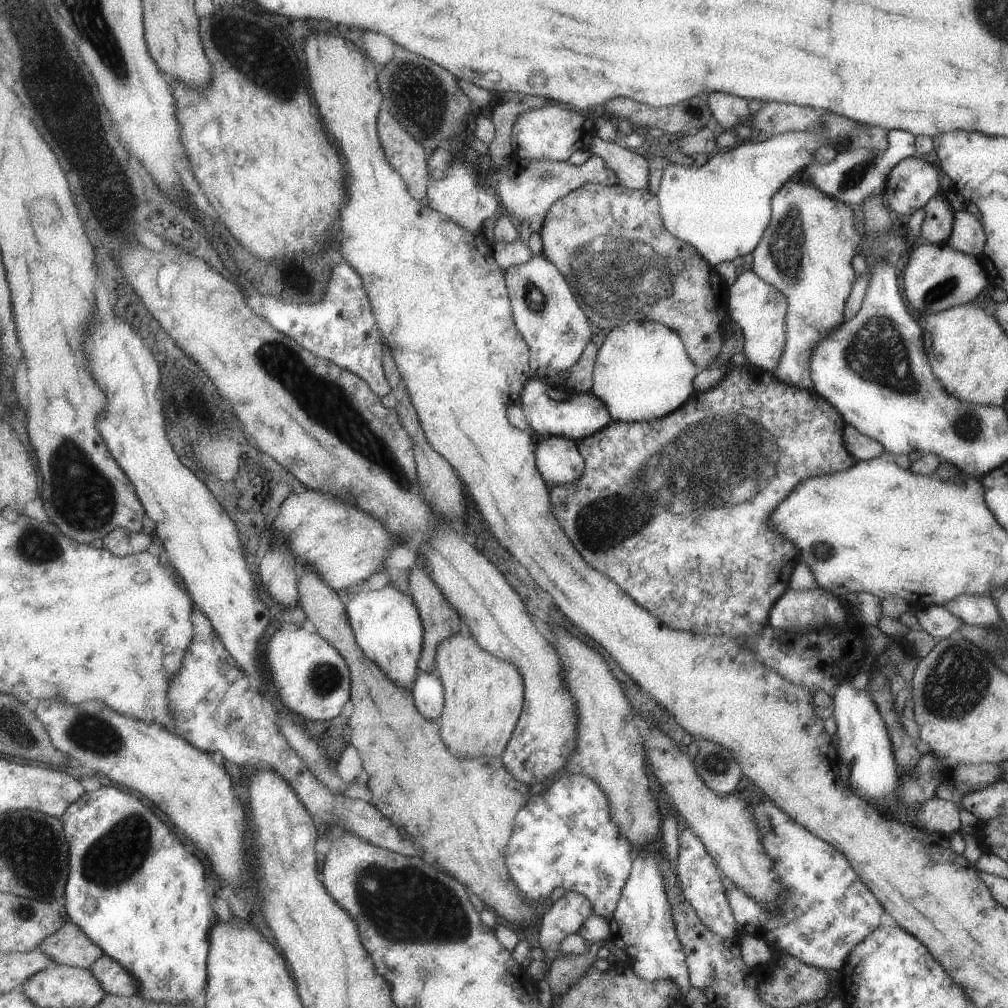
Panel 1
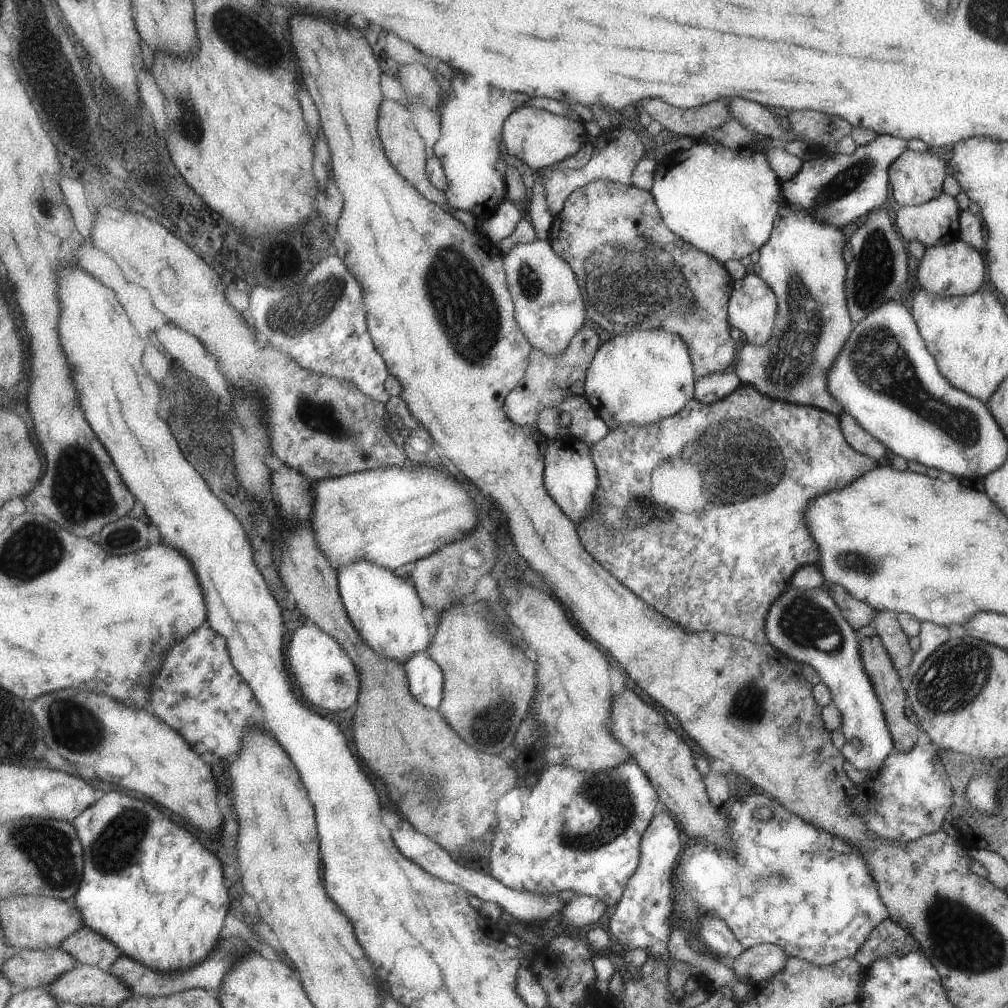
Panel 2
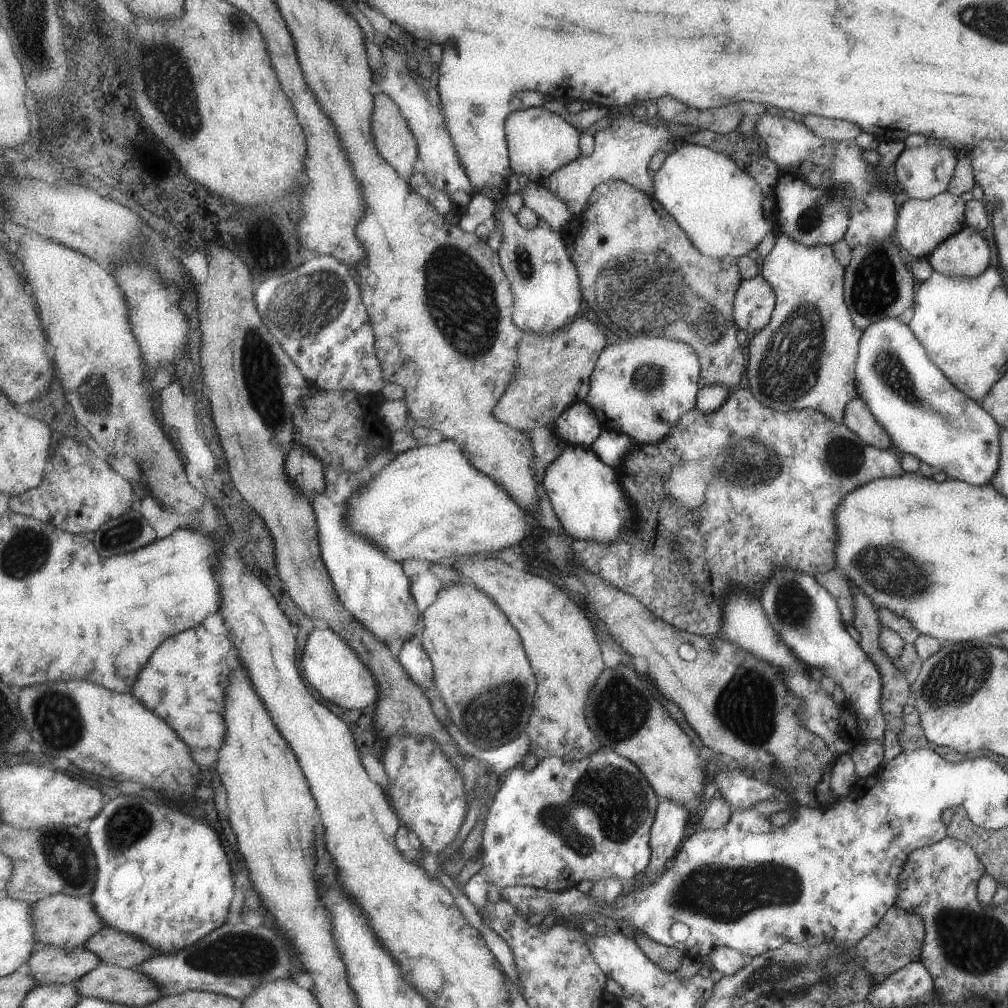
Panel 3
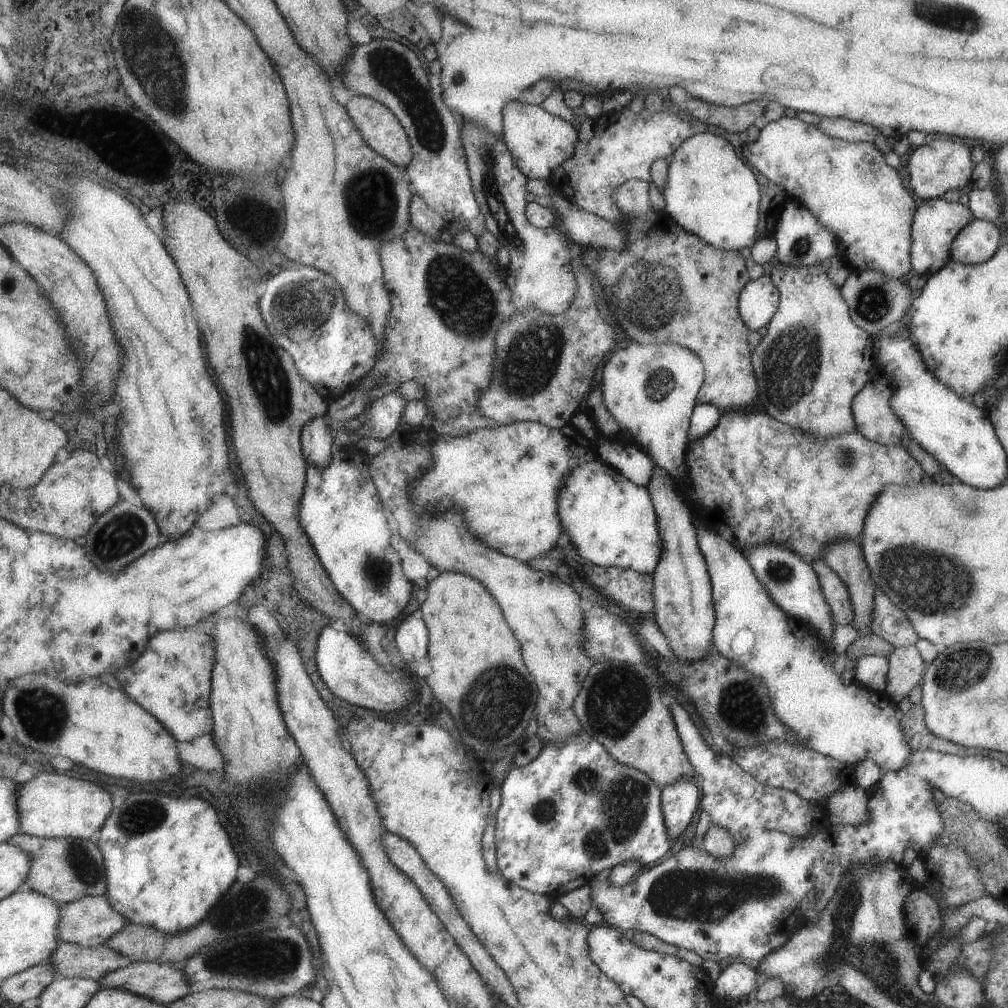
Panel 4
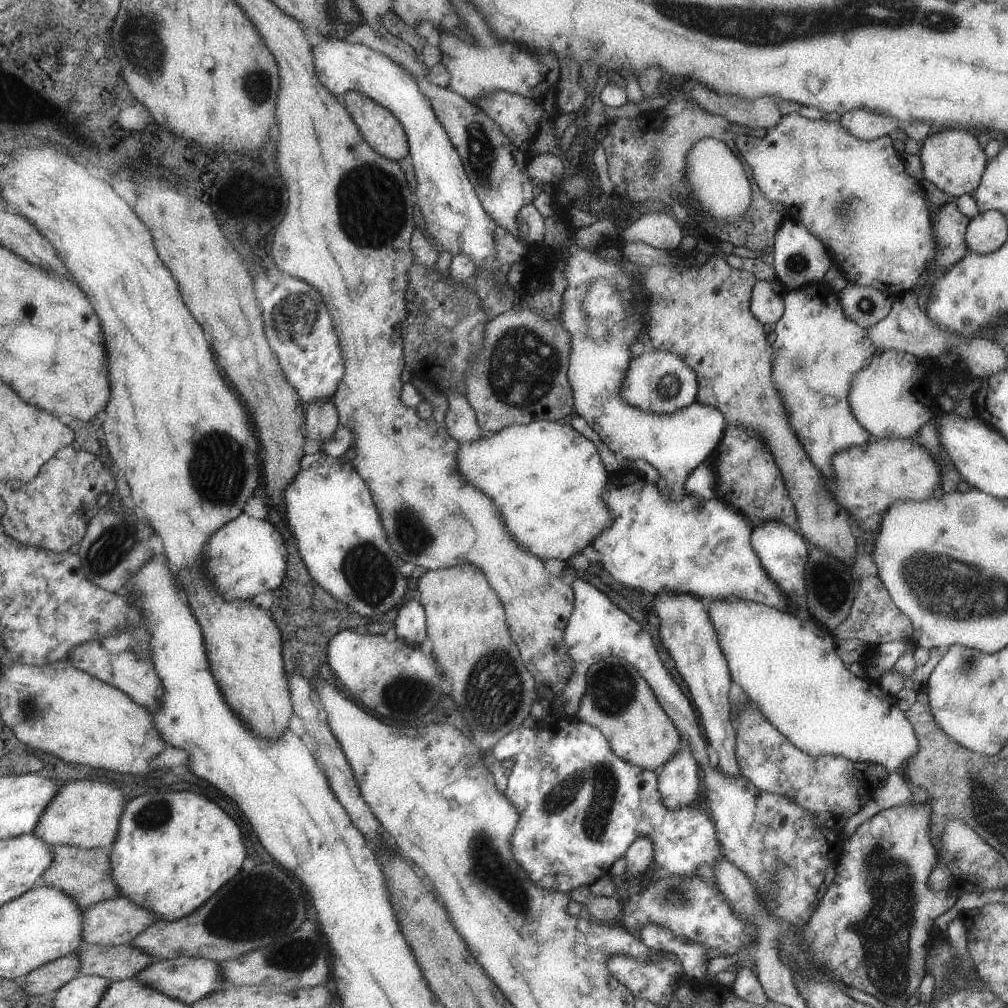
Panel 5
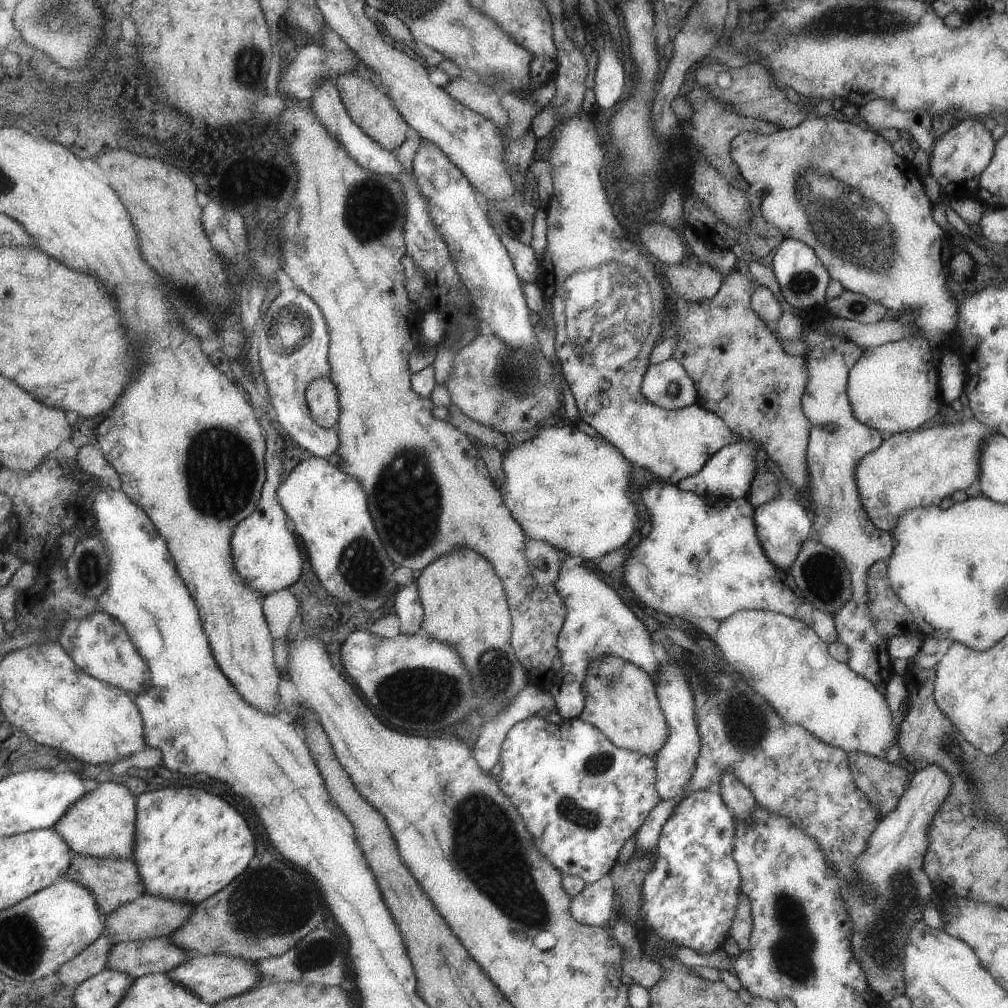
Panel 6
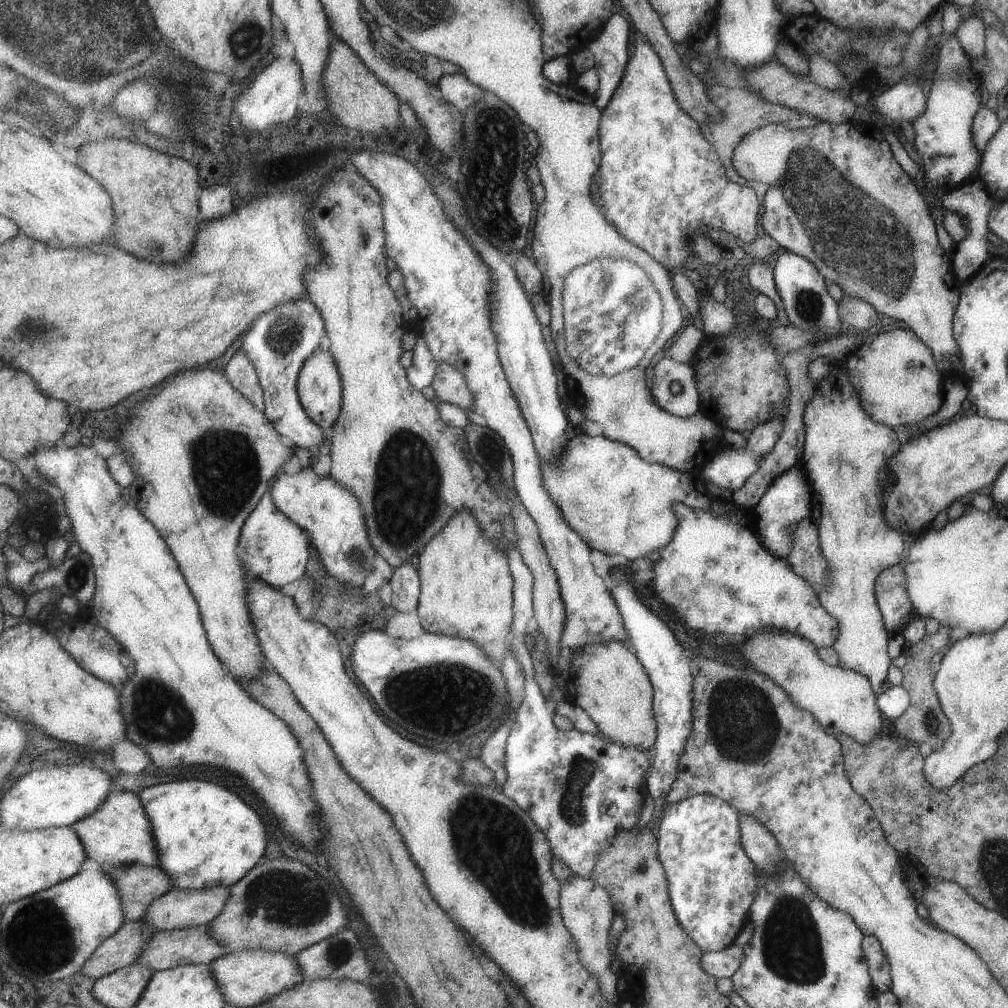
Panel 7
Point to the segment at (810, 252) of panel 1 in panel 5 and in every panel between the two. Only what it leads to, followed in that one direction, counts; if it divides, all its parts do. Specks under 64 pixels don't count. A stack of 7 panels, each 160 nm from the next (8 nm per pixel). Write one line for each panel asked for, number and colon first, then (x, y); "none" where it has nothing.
2: (801, 262)
3: (803, 359)
4: (812, 350)
5: (817, 349)

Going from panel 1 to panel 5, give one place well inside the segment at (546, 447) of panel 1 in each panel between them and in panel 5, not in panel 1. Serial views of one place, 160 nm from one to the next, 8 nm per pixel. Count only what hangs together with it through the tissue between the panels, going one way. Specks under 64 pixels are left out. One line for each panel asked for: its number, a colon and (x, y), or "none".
2: (570, 477)
3: (584, 492)
4: (611, 521)
5: (654, 543)

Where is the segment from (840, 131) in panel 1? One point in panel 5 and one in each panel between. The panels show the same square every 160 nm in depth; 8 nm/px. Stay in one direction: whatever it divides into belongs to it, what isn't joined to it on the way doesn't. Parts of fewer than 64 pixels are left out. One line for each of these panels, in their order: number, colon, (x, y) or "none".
2: (723, 202)
3: (720, 209)
4: (709, 192)
5: (720, 186)

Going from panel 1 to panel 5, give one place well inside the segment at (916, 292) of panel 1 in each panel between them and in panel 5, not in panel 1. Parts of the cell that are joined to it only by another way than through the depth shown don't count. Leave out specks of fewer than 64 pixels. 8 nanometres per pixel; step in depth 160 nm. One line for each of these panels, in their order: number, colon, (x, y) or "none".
2: (952, 269)
3: (964, 254)
4: (977, 241)
5: (986, 231)

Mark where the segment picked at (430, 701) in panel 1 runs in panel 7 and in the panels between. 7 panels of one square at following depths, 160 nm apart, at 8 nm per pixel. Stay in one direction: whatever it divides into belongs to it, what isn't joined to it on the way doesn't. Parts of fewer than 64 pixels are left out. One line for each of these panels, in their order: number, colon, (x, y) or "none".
2: (426, 677)
3: (416, 660)
4: (412, 638)
5: (411, 622)
6: (408, 606)
7: (406, 583)

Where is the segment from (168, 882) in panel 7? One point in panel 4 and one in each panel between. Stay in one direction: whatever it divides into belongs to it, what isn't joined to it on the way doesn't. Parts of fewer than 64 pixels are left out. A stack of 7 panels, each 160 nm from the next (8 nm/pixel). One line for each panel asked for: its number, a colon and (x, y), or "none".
4: (64, 869)
5: (87, 875)
6: (114, 882)

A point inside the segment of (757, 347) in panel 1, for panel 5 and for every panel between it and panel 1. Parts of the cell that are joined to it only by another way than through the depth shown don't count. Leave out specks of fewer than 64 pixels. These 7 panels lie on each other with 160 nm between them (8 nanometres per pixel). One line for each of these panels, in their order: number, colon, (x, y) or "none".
2: (753, 305)
3: (754, 301)
4: (758, 302)
5: (766, 297)

